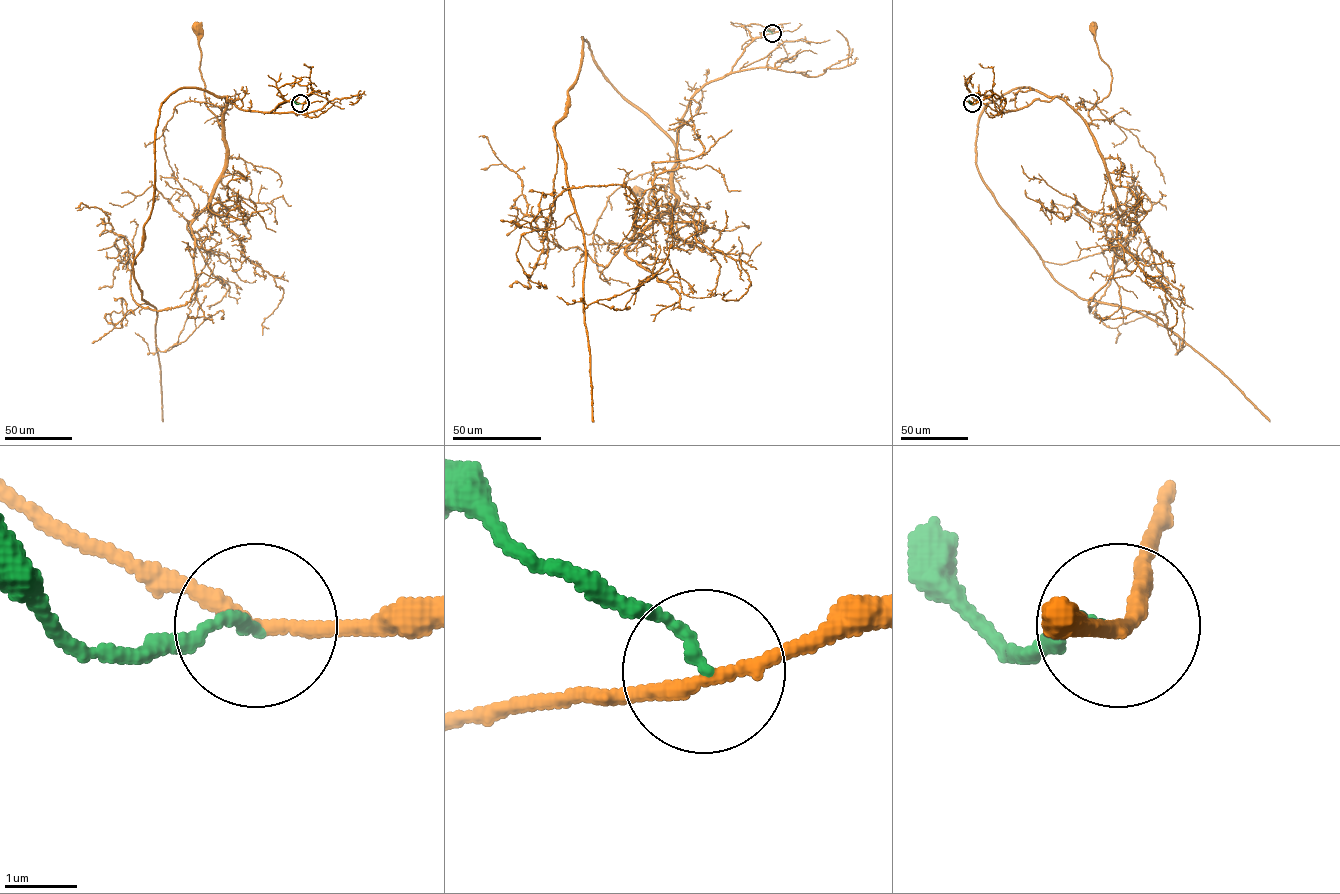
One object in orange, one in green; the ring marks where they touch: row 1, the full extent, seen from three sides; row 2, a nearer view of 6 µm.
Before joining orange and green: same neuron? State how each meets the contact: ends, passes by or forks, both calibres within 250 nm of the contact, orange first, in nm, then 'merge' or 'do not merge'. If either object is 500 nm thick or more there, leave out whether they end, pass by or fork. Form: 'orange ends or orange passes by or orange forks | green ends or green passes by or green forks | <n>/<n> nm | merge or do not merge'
orange passes by | green ends | 200/140 nm | do not merge

